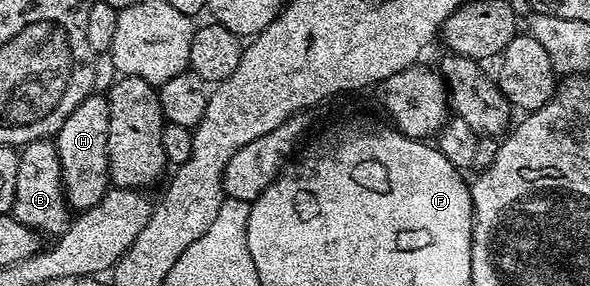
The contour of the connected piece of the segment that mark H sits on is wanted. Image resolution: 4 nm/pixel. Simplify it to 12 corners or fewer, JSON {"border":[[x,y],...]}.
{"border":[[94,92],[55,135],[70,211],[111,188],[109,99]]}

